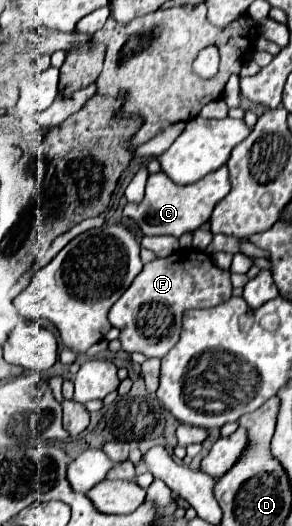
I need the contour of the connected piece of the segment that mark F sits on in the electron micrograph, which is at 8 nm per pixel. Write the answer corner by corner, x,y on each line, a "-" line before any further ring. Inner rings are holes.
198,249
178,251
168,257
156,257
136,275
126,293
110,309
110,323
118,327
122,349
140,351
146,357
164,357
178,341
182,311
206,309
224,303
232,295
230,271
220,269
208,253

